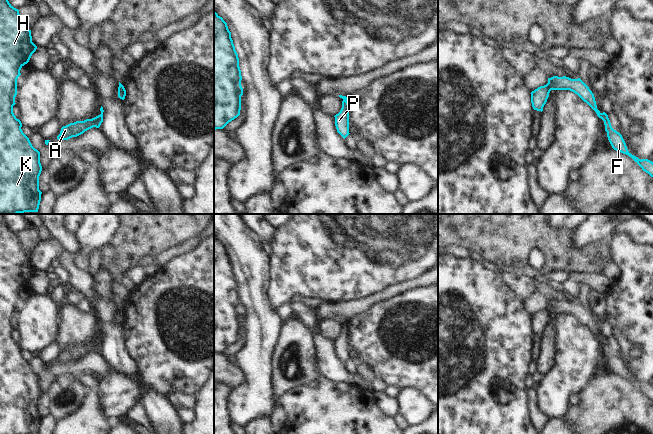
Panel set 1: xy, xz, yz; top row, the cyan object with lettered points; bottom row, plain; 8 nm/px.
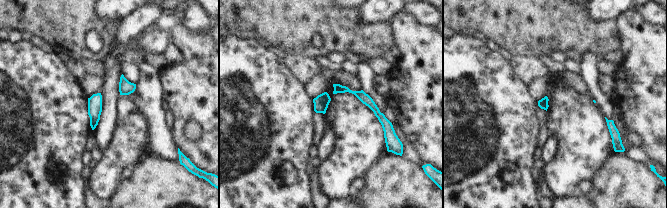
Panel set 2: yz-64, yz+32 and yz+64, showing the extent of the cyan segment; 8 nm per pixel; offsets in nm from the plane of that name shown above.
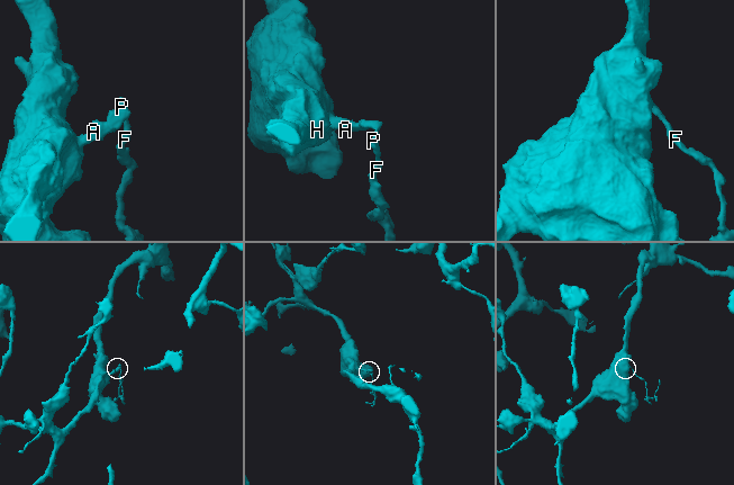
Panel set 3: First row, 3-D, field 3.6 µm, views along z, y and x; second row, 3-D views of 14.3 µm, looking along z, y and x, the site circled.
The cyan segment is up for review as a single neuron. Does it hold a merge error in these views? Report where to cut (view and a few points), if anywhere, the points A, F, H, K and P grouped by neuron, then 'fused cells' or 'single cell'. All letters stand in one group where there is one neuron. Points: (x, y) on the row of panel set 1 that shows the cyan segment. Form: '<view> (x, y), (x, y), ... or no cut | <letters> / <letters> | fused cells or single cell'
yz (546, 84), (549, 91) | A H K / F P | fused cells

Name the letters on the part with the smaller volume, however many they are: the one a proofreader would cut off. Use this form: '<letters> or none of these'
F, P

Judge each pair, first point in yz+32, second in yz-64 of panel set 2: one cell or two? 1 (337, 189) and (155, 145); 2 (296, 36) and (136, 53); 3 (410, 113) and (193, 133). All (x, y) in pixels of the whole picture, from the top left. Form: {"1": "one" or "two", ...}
{"1": "two", "2": "two", "3": "two"}

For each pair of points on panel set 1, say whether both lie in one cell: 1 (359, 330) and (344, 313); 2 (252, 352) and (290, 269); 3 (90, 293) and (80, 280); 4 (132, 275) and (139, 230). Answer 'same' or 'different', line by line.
1: different
2: different
3: same
4: different

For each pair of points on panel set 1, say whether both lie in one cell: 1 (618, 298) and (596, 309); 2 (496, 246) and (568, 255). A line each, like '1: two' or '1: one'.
1: two
2: one

